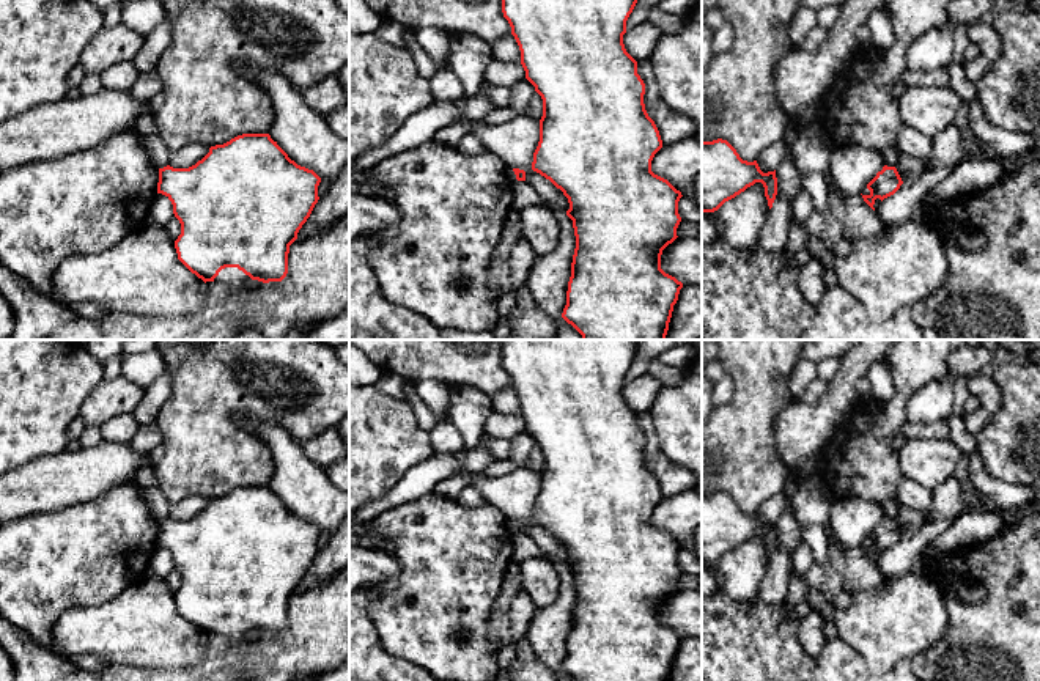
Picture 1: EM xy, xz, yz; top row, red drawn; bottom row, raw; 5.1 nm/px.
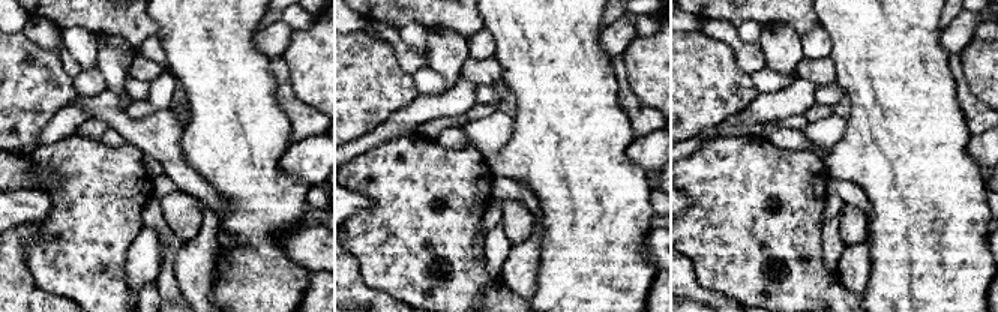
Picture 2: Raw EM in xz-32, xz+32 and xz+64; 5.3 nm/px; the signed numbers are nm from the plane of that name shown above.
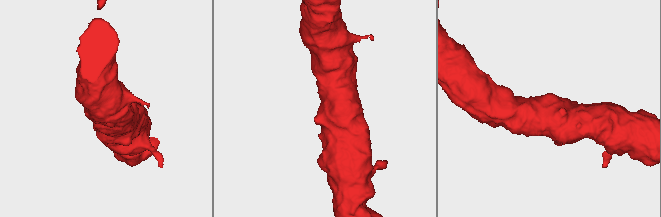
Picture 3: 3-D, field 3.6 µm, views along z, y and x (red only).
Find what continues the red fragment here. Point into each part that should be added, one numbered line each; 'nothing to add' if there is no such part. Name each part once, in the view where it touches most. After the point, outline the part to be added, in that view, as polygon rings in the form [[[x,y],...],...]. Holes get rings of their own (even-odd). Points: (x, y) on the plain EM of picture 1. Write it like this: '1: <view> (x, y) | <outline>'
1: xy (233, 629) | [[[225,620],[219,624],[219,628],[214,631],[214,634],[228,637],[231,640],[239,640],[249,635],[255,635],[258,632],[252,632],[249,628],[245,628],[238,620]]]

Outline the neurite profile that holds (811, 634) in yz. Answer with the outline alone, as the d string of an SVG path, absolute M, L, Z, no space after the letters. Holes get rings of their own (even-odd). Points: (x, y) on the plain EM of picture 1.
M815 609L799 621L799 631L798 631L799 643L806 648L806 651L812 657L818 656L826 642L824 623L826 620L823 613Z

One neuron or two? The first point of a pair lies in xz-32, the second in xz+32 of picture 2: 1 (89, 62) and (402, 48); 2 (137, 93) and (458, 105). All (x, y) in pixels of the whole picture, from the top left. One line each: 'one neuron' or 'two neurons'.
1: two neurons
2: two neurons

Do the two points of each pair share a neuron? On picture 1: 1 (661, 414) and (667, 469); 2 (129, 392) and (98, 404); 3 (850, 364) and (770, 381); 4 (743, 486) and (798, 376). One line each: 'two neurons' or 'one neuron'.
1: two neurons
2: one neuron
3: two neurons
4: two neurons

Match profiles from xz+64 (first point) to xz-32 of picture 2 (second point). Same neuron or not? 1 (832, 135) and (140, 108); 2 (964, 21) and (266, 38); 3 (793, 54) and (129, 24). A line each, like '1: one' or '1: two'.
1: two
2: one
3: two

